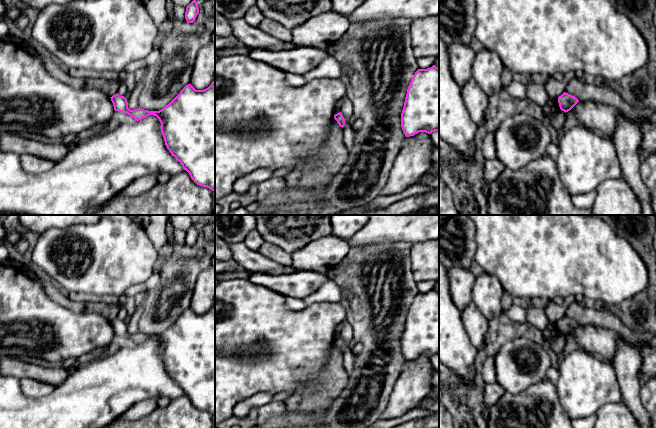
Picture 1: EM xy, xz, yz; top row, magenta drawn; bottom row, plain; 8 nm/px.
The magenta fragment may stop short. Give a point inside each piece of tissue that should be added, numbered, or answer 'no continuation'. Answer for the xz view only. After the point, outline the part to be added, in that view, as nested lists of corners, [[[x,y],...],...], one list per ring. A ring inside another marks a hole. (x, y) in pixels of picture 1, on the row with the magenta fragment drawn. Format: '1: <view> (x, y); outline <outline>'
no continuation

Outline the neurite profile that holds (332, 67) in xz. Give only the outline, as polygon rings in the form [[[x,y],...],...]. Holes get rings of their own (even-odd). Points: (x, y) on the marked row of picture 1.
[[[329,55],[319,65],[303,74],[306,82],[314,79],[338,79],[349,75],[347,62]]]

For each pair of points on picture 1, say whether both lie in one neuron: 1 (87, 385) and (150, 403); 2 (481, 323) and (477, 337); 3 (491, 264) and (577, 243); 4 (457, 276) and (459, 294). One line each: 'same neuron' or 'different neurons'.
1: different neurons
2: same neuron
3: same neuron
4: same neuron

